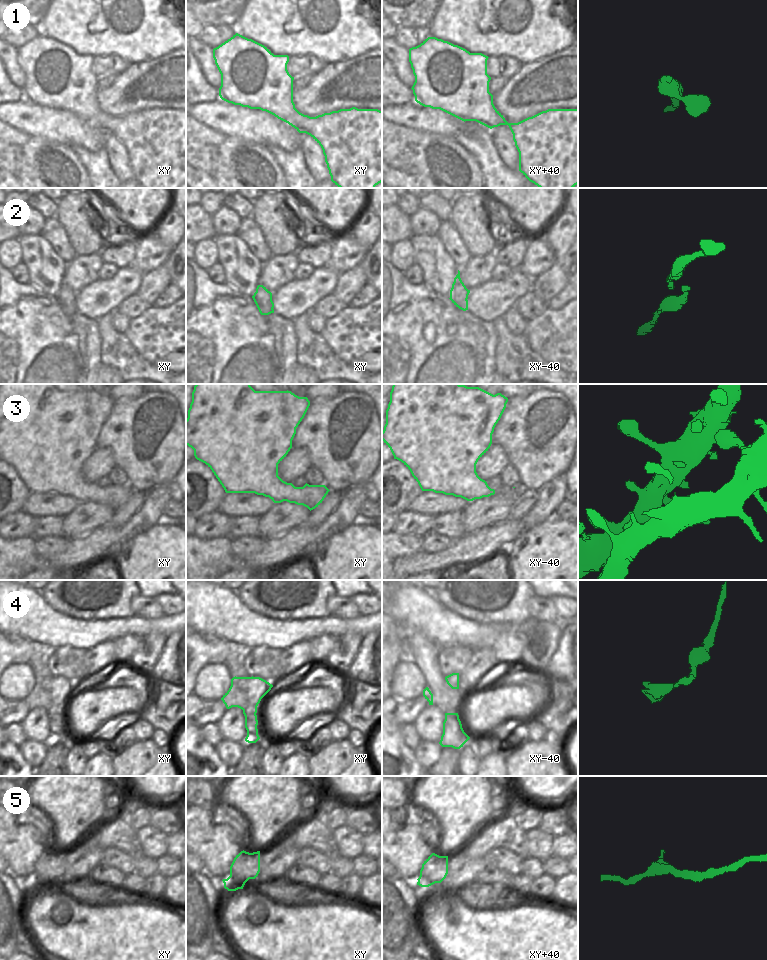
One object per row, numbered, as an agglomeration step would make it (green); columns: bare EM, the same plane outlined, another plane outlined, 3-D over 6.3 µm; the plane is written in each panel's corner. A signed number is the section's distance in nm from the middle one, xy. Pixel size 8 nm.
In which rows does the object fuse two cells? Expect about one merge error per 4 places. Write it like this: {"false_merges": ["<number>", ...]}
{"false_merges": ["4"]}

